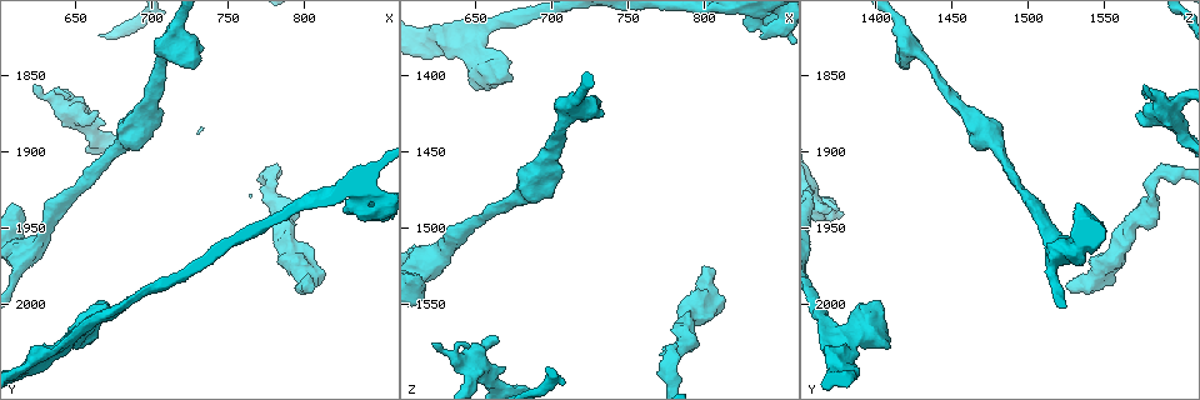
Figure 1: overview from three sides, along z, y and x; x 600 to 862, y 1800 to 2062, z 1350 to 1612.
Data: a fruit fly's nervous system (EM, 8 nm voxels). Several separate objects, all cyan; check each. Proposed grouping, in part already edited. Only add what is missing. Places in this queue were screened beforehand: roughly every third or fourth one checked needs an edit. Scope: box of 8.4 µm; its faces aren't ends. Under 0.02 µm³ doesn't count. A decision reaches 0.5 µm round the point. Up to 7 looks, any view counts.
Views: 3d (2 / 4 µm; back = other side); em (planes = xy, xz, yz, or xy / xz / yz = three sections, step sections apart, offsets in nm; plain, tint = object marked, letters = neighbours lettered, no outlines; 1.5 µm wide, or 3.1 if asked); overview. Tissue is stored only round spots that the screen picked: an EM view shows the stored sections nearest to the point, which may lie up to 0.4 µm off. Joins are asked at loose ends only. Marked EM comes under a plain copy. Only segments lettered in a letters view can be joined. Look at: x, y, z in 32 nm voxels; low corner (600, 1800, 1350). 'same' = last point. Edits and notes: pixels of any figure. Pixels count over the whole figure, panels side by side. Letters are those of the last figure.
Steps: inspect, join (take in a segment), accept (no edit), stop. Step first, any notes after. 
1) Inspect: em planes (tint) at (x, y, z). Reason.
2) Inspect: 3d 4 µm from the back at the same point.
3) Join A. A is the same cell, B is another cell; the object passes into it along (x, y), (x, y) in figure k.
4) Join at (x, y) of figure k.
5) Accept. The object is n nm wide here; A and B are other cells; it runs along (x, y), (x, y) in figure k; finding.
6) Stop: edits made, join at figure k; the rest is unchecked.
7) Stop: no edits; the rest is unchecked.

Inspect: em xz step 4 (letters) at (798, 1990, 1526). Branch stops here.

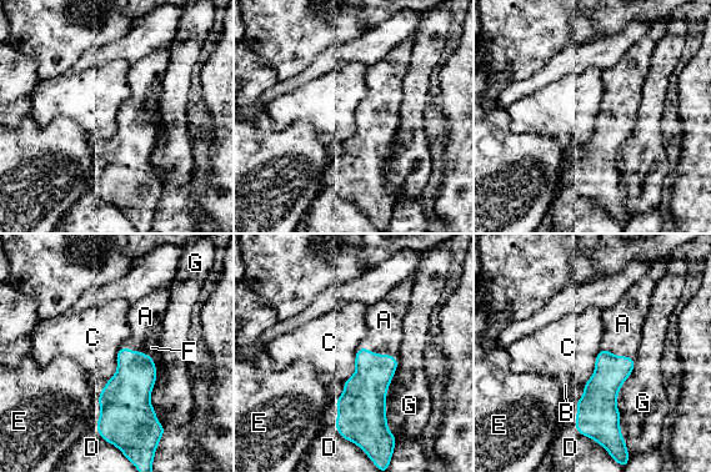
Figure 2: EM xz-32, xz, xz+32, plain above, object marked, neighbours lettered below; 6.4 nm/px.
Join A. A is the same cell, B, C, D, E, F and G are other cells; it goes on there.

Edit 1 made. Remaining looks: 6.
Inspect: 3d 4 µm at (672, 2008, 1402). Free end.

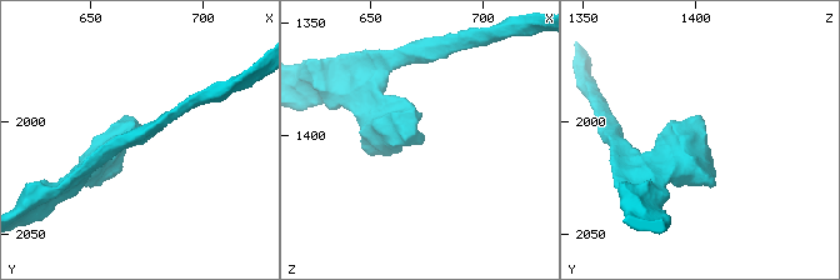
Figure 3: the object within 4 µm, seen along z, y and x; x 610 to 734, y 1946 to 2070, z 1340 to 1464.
Inspect: em planes (letters) at (673, 2009, 1403). Now the EM.

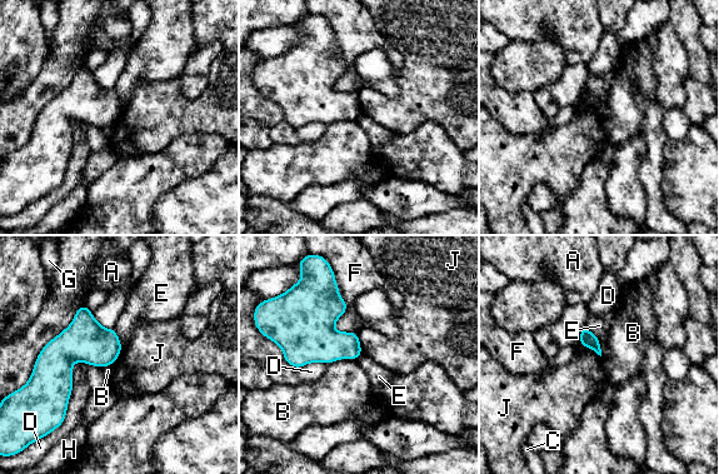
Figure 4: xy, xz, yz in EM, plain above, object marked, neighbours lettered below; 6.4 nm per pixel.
Accept. A, B, C, D, E, F, G, H and J are other cells; a border runs along (578, 342), (600, 357) in figure 4; none of them fits.

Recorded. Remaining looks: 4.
Inspect: em planes (letters) at (732, 1832, 1426). Branch stops here.

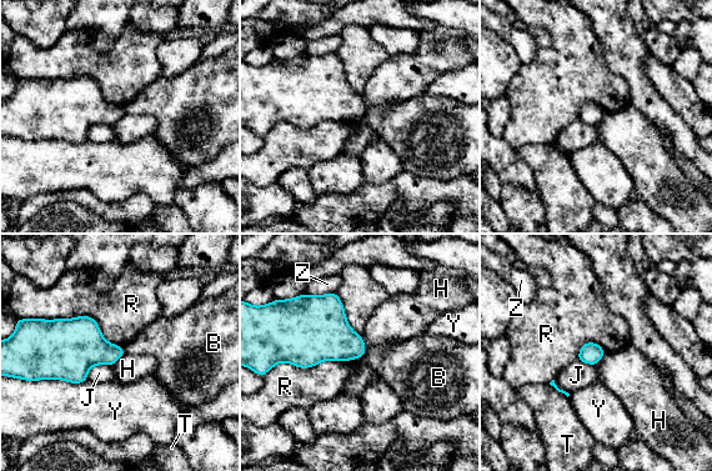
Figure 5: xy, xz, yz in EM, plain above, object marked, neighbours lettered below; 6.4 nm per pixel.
Accept. B, H, J, R, T, Y and Z are other cells; a border runs along (361, 335), (366, 351) in figure 5; none of them fits.

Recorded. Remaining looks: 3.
Stop: edits made, join at figure 2; the rest is unchecked.

